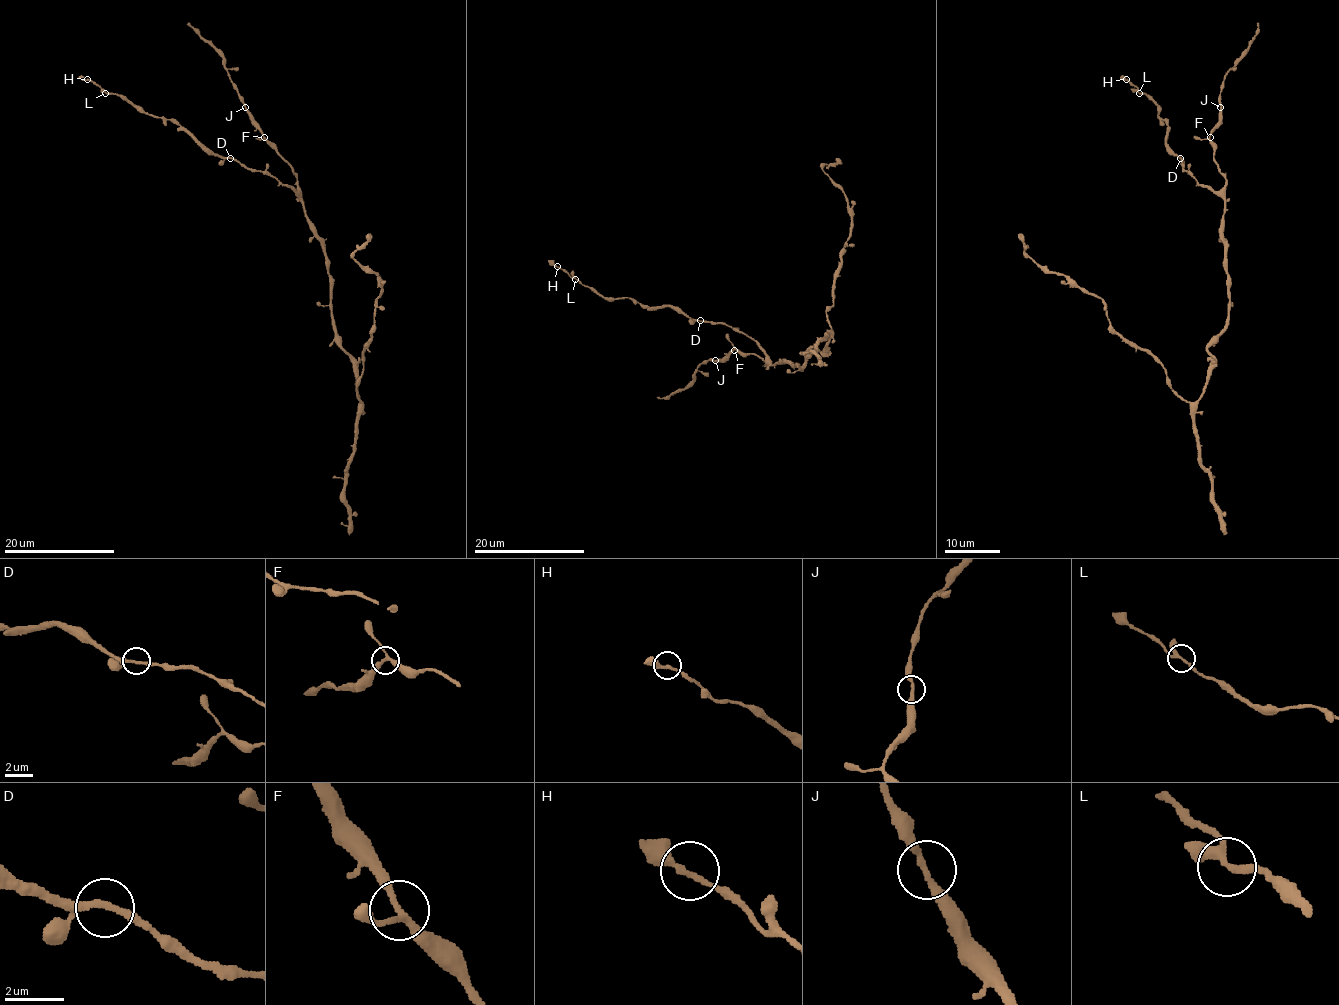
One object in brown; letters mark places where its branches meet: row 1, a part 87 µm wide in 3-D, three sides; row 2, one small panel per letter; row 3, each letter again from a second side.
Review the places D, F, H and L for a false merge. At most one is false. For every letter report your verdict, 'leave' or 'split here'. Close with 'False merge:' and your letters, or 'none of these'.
D: leave
F: leave
H: leave
L: leave
False merge: none of these

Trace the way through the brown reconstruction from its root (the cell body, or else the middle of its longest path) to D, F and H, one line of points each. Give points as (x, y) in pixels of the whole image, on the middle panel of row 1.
D: (800, 369), (790, 363), (772, 365), (763, 349), (745, 333), (721, 323), (700, 320)
F: (800, 369), (790, 363), (768, 366), (754, 353), (739, 353), (733, 349)
H: (800, 369), (772, 365), (753, 340), (729, 326), (692, 320), (670, 306), (603, 298), (557, 266)

